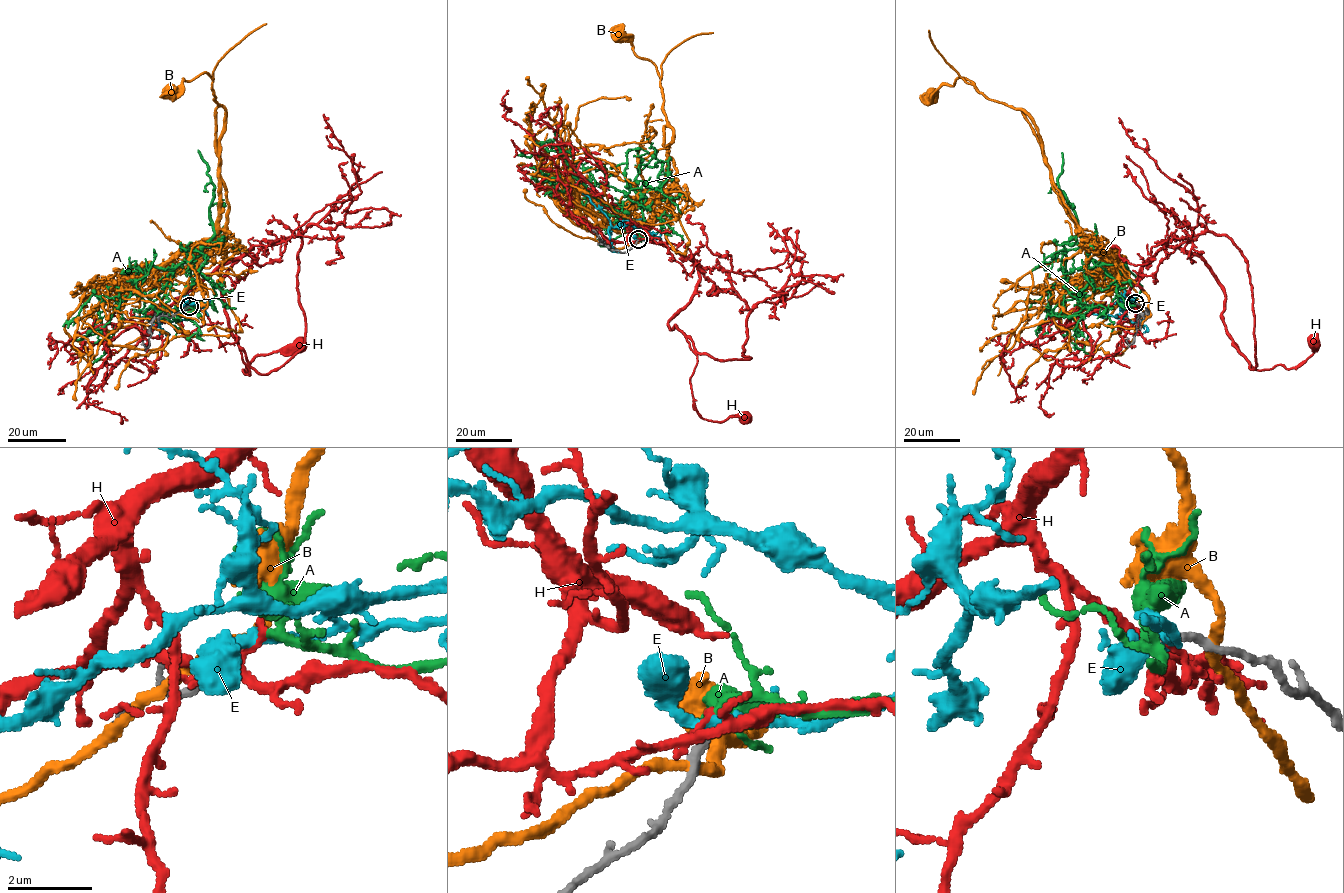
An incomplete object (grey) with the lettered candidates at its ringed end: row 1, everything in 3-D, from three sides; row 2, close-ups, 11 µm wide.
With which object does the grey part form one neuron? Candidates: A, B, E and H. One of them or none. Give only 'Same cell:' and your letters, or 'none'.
Same cell: A

